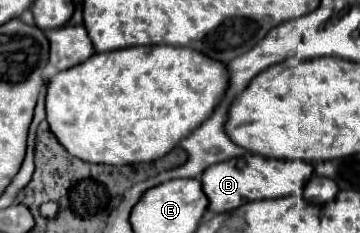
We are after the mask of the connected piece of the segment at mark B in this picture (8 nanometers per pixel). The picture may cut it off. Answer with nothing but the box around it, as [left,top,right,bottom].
[202,153,314,213]

